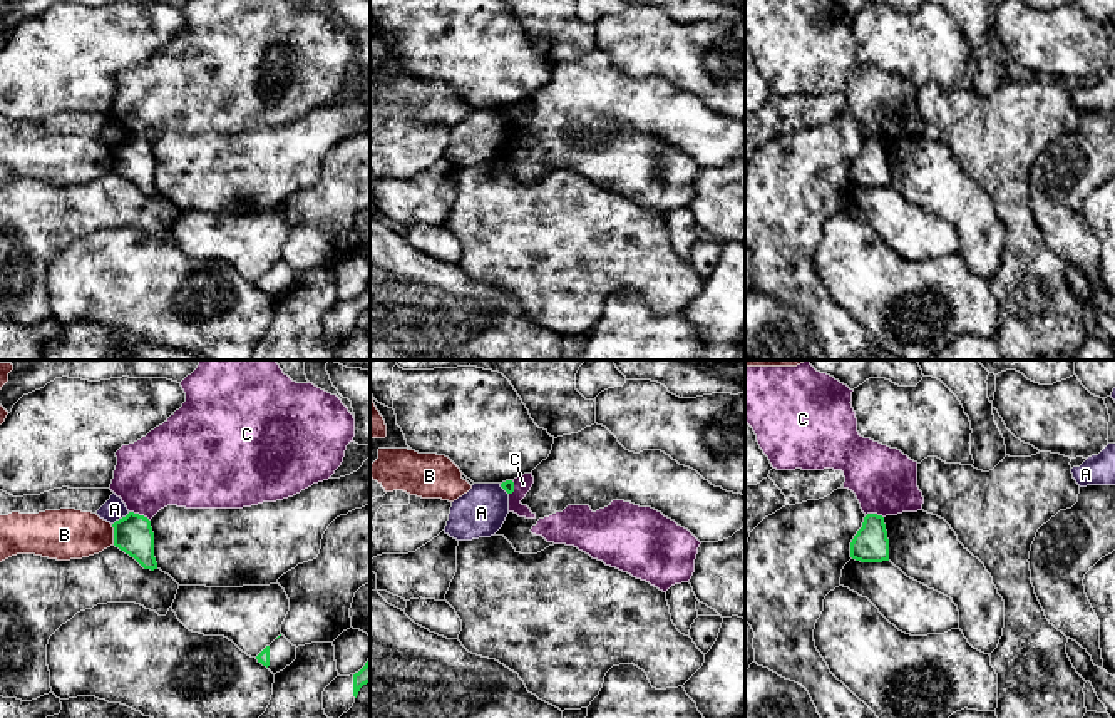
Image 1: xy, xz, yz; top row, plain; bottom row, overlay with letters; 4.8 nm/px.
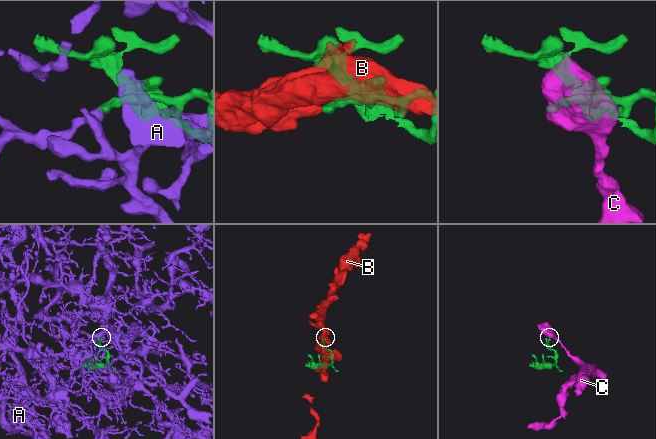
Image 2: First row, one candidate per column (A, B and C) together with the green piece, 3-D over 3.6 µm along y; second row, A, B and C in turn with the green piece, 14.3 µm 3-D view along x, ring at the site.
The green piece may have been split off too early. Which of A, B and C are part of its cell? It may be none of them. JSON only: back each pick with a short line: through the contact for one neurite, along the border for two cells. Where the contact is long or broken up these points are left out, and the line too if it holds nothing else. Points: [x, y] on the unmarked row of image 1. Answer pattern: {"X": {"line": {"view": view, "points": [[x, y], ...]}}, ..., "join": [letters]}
{"join": []}

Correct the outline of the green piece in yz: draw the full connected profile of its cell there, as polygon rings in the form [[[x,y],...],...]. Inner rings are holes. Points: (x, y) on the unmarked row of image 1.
[[[867,139],[850,167],[850,182],[861,187],[889,186],[889,164],[884,142]]]

